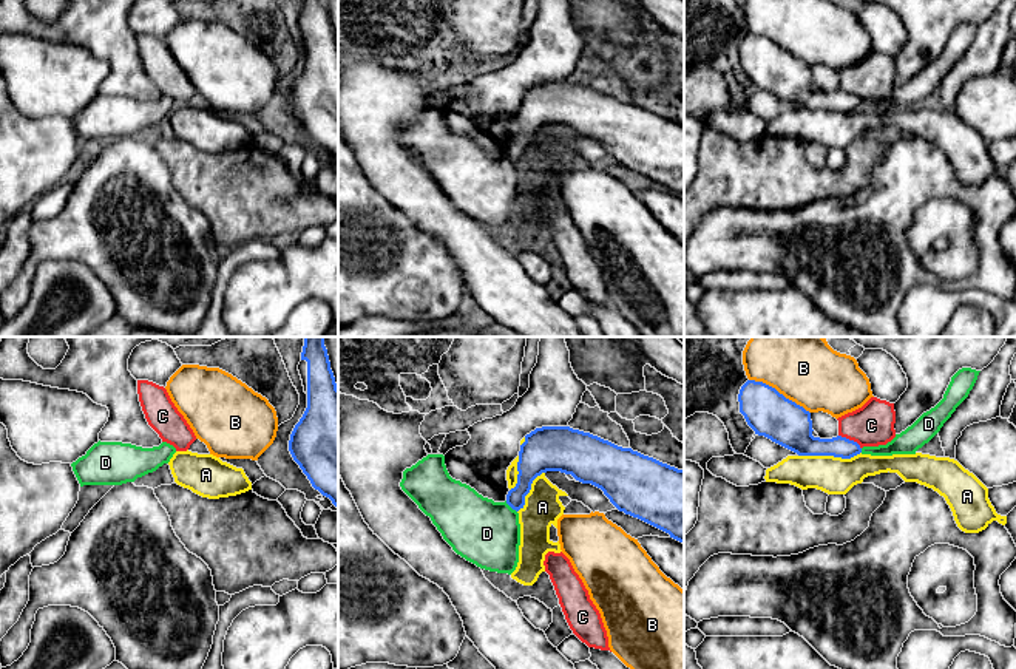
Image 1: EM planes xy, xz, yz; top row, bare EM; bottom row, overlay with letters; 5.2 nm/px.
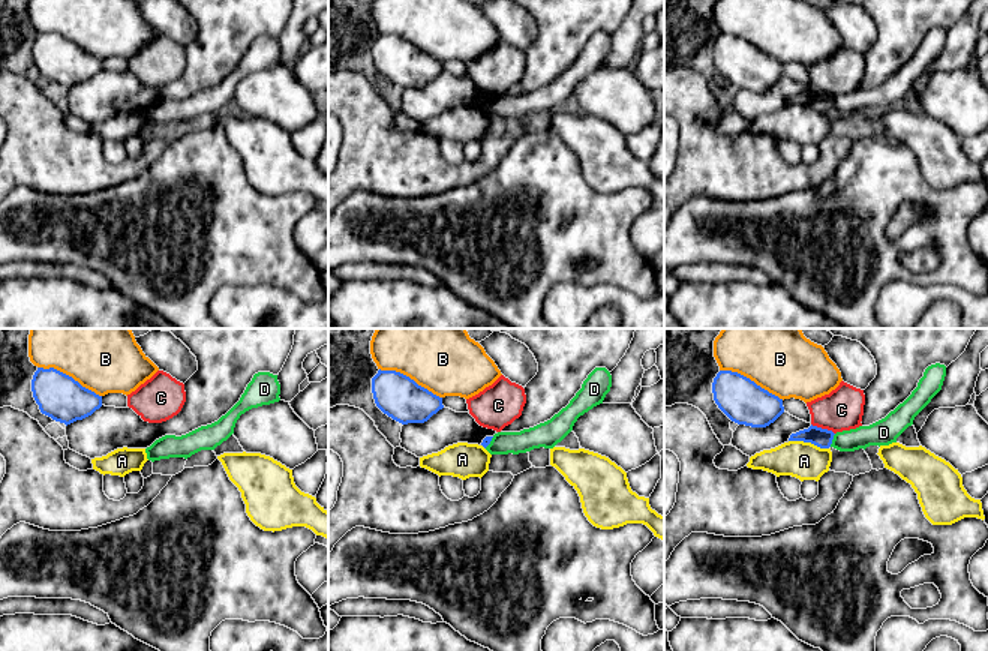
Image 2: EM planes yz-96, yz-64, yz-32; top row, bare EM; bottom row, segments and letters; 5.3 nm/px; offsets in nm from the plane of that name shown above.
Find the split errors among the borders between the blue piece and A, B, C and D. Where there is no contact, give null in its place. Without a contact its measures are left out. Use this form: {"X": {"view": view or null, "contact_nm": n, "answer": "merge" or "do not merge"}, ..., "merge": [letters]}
{"A": {"view": "yz", "contact_nm": 320, "answer": "do not merge"}, "B": {"view": "yz", "contact_nm": 360, "answer": "do not merge"}, "C": {"view": "yz", "contact_nm": 140, "answer": "do not merge"}, "D": {"view": "xz", "contact_nm": 90, "answer": "do not merge"}, "merge": []}

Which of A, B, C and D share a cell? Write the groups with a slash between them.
A / B / C / D

